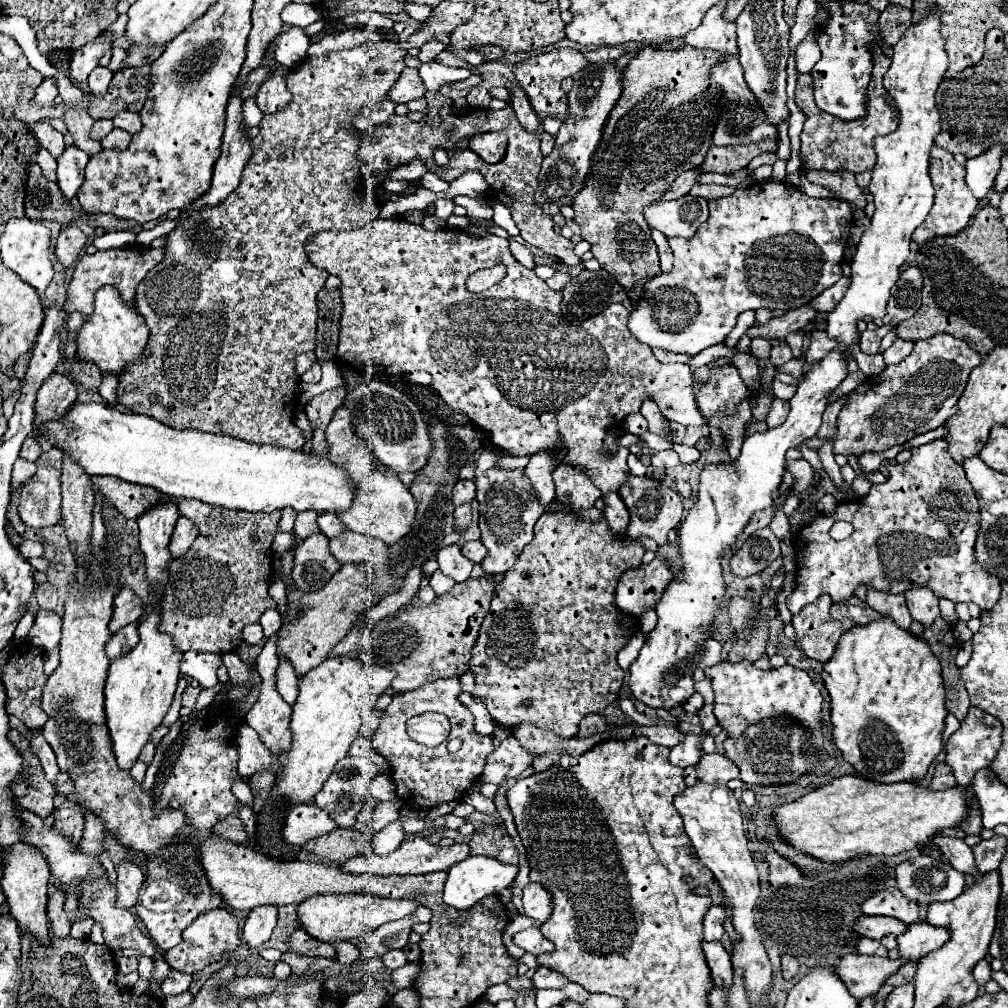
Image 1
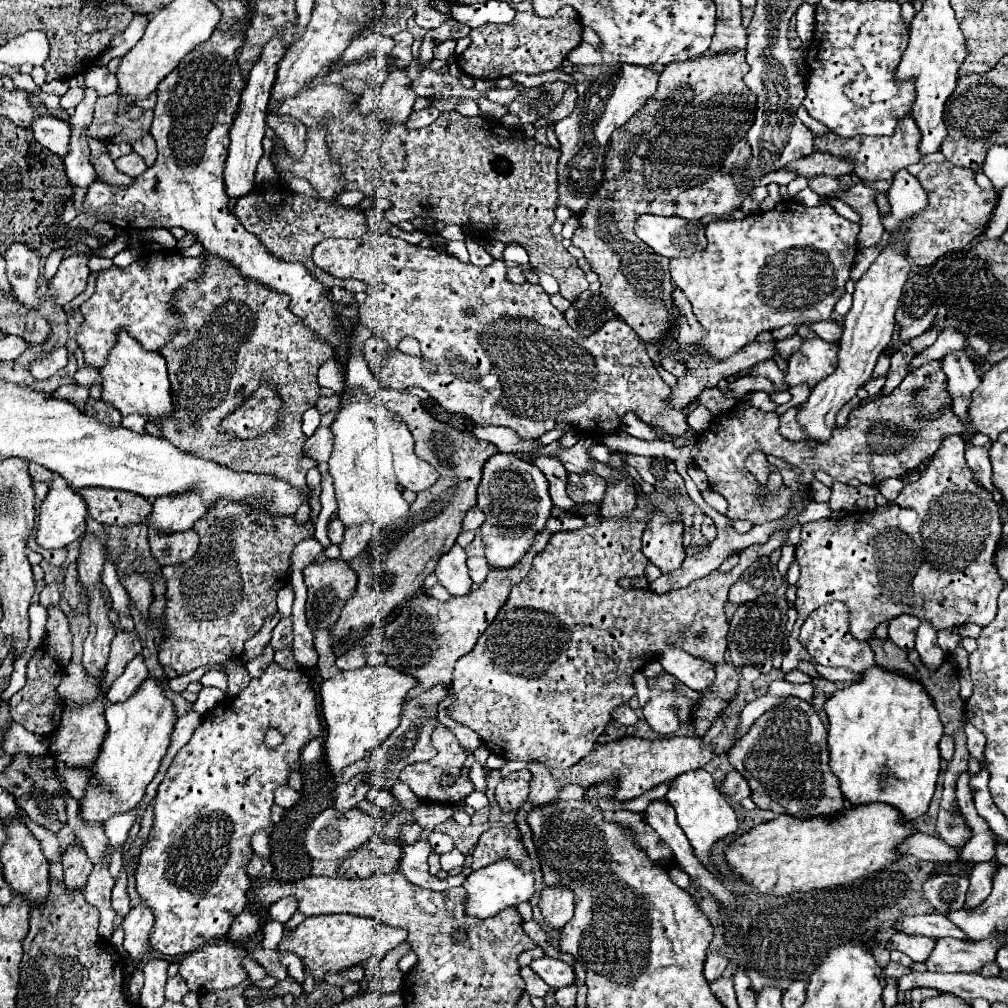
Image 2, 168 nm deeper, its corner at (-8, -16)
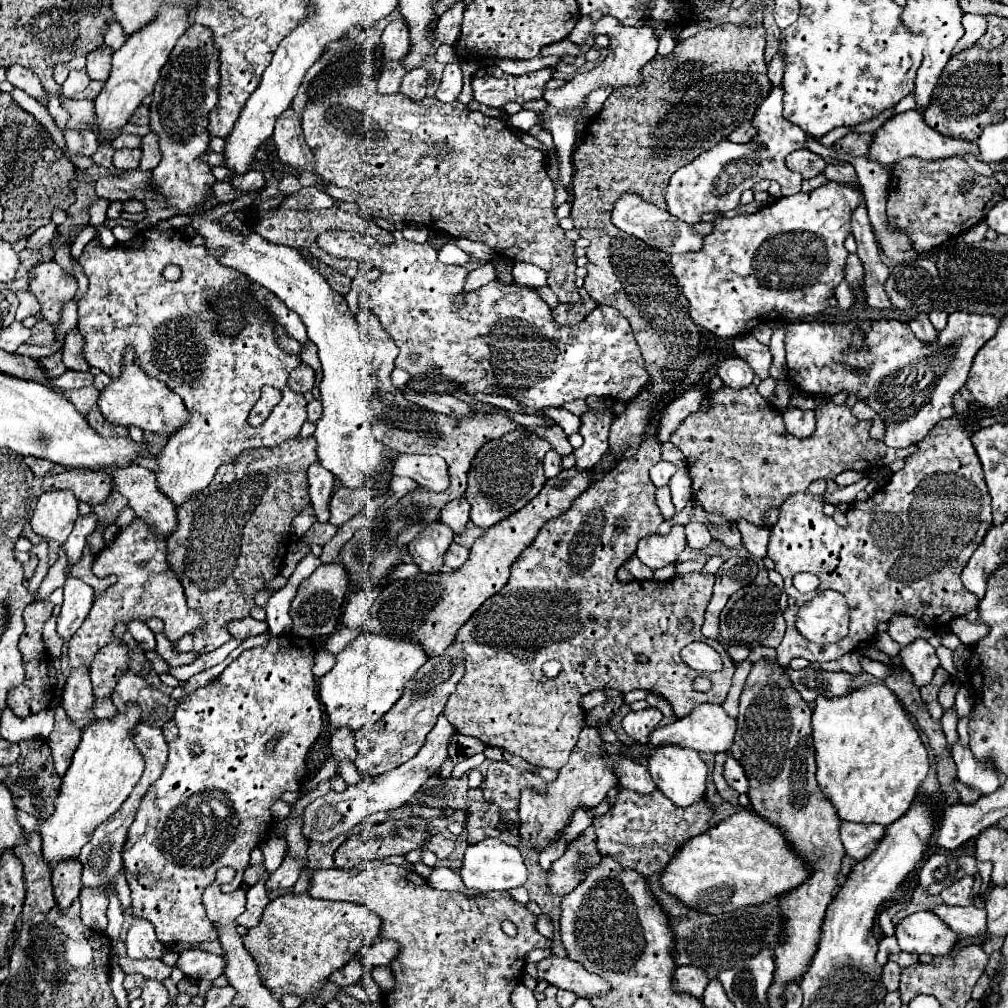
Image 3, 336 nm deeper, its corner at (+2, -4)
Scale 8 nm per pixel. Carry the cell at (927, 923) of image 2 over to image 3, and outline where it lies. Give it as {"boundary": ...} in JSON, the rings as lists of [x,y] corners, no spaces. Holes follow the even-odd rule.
{"boundary":[[[940,904],[932,908],[934,912],[948,928],[952,928],[960,936],[980,936],[986,932],[986,912],[982,906],[948,906]]]}

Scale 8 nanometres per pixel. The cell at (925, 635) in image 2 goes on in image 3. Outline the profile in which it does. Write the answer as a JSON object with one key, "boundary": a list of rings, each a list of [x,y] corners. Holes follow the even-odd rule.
{"boundary":[[[924,638],[914,640],[912,644],[904,646],[900,650],[900,660],[902,660],[904,668],[908,668],[908,672],[916,680],[916,686],[928,684],[928,680],[932,680],[934,670],[940,664],[938,656],[936,656],[936,648],[930,646],[928,640],[924,640]]]}

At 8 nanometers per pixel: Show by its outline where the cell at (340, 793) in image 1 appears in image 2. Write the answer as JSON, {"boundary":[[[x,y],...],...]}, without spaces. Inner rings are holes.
{"boundary":[[[434,686],[432,690],[426,690],[424,694],[410,698],[404,702],[404,710],[402,710],[402,722],[400,726],[384,740],[384,744],[378,744],[378,748],[372,752],[370,756],[370,770],[356,774],[350,782],[340,784],[336,788],[336,800],[334,800],[334,808],[338,810],[350,810],[356,808],[356,804],[360,800],[366,798],[366,794],[374,788],[380,790],[390,790],[394,786],[394,782],[398,780],[398,774],[402,772],[404,766],[408,764],[416,764],[416,762],[426,762],[430,758],[436,756],[436,748],[432,746],[430,734],[434,732],[434,724],[436,724],[436,712],[440,702],[450,694],[448,686]]]}

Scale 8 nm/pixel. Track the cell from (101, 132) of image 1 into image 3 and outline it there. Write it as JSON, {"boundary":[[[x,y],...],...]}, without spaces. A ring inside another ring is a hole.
{"boundary":[[[120,134],[116,140],[112,140],[112,148],[120,150],[120,148],[138,148],[140,146],[140,138],[132,136],[132,134]]]}

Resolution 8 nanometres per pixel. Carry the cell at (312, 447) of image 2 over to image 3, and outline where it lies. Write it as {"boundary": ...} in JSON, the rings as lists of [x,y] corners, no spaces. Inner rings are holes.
{"boundary":[[[296,436],[276,448],[250,448],[248,452],[242,452],[236,462],[222,464],[216,470],[216,476],[206,490],[198,492],[186,504],[178,506],[178,522],[180,524],[178,524],[178,530],[166,540],[166,560],[172,570],[176,568],[176,560],[186,562],[182,574],[178,572],[178,576],[180,576],[178,580],[184,586],[188,606],[204,616],[204,626],[198,628],[196,632],[190,632],[188,636],[182,636],[180,640],[176,640],[176,644],[172,644],[174,652],[178,652],[178,654],[212,652],[232,638],[232,634],[228,632],[228,624],[232,620],[242,620],[242,618],[250,616],[256,592],[264,590],[266,584],[278,576],[278,572],[284,564],[284,558],[288,552],[292,520],[306,506],[310,506],[306,470],[316,460],[318,460],[318,456],[316,456],[316,438],[314,436],[308,436],[308,438]],[[284,470],[288,470],[288,472],[284,472]],[[208,546],[212,546],[212,556],[206,554]],[[198,566],[204,566],[204,568],[198,570]]]}

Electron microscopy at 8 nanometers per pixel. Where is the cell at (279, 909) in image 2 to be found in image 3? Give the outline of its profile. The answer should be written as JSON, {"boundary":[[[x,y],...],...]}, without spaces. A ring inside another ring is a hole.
{"boundary":[[[290,856],[284,858],[284,862],[280,864],[280,868],[266,880],[266,892],[272,894],[276,890],[288,890],[294,886],[294,882],[298,880],[300,876],[300,870],[302,870],[302,862],[300,860],[294,860]]]}

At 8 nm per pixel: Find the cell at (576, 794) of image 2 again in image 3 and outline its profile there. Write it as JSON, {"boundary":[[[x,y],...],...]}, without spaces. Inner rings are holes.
{"boundary":[[[624,790],[606,814],[592,818],[598,836],[598,850],[600,854],[610,854],[624,868],[632,868],[644,876],[662,872],[684,842],[708,830],[710,808],[706,804],[708,802],[698,802],[690,808],[678,808],[662,792],[638,796],[636,792]]]}

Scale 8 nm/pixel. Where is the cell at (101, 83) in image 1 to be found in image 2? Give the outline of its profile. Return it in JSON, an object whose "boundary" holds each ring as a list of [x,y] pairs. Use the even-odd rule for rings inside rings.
{"boundary":[[[90,66],[88,72],[84,74],[84,82],[86,82],[86,88],[94,88],[98,96],[114,94],[118,90],[116,76],[110,74],[106,66]]]}

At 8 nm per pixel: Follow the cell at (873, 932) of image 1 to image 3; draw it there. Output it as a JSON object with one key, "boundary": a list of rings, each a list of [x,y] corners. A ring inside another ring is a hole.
{"boundary":[[[916,912],[896,926],[896,940],[902,950],[916,954],[946,956],[956,944],[956,934],[936,920],[932,912]]]}

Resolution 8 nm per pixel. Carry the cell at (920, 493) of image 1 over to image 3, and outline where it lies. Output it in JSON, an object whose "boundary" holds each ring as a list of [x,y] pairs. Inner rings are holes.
{"boundary":[[[944,418],[928,436],[918,444],[916,454],[906,460],[906,466],[896,472],[890,482],[876,490],[866,502],[854,502],[846,510],[848,526],[842,528],[834,522],[832,516],[822,512],[824,500],[820,496],[812,496],[810,492],[798,492],[790,496],[782,504],[782,512],[778,522],[770,528],[772,538],[768,544],[768,556],[774,560],[776,572],[784,578],[784,590],[788,596],[796,598],[794,606],[788,606],[784,612],[786,620],[786,634],[778,650],[778,664],[784,668],[790,664],[792,658],[806,658],[808,662],[826,662],[836,660],[846,652],[852,652],[862,642],[870,642],[876,634],[878,622],[888,622],[892,614],[910,614],[932,628],[942,628],[950,624],[958,616],[966,616],[978,608],[978,598],[972,592],[966,592],[960,572],[964,564],[968,564],[972,552],[982,542],[986,530],[992,526],[992,512],[990,512],[990,496],[984,484],[982,464],[976,456],[976,450],[970,442],[974,430],[978,430],[978,422],[974,418],[972,426],[966,426],[958,418]],[[798,572],[810,572],[820,578],[820,586],[814,592],[800,594],[792,586],[792,578]],[[824,590],[838,590],[846,596],[850,608],[850,632],[840,644],[830,644],[824,648],[816,648],[804,640],[796,626],[796,612],[798,608],[814,598]]]}

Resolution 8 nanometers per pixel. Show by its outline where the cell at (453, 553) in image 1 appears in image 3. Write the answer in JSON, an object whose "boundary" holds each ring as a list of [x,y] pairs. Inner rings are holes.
{"boundary":[[[436,522],[434,526],[422,530],[420,536],[408,544],[410,556],[414,556],[414,562],[422,572],[440,574],[444,566],[444,552],[452,544],[452,538],[454,532],[446,524]]]}

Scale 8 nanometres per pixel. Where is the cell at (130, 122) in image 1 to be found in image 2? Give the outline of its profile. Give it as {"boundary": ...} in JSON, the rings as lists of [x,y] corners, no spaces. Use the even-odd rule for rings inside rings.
{"boundary":[[[146,134],[142,140],[138,140],[132,148],[134,148],[136,154],[140,154],[144,158],[144,162],[148,166],[152,166],[156,162],[156,142],[154,142],[154,138],[150,134]]]}

